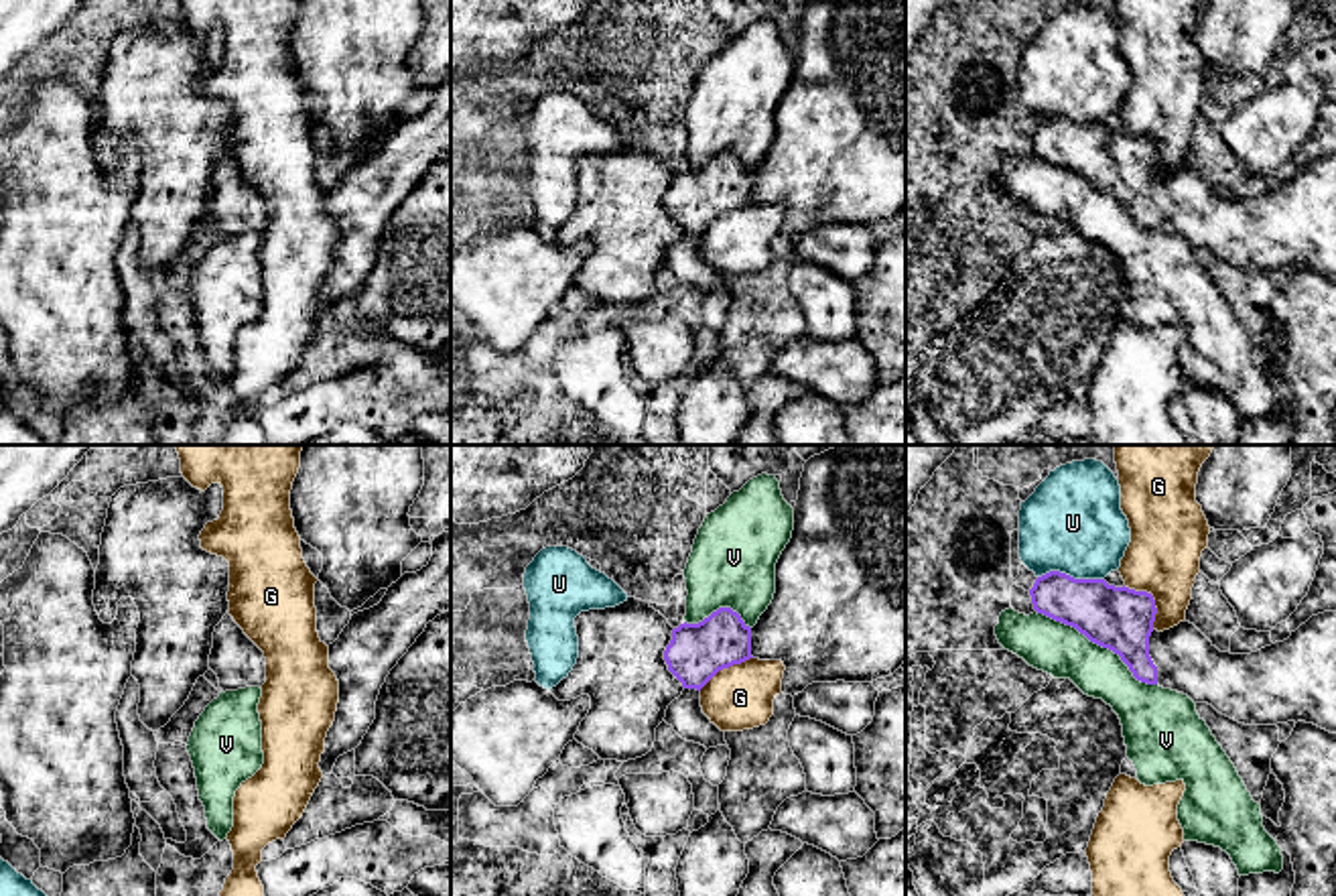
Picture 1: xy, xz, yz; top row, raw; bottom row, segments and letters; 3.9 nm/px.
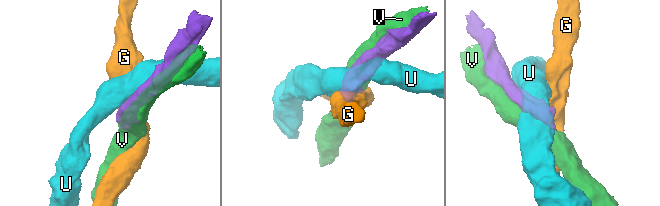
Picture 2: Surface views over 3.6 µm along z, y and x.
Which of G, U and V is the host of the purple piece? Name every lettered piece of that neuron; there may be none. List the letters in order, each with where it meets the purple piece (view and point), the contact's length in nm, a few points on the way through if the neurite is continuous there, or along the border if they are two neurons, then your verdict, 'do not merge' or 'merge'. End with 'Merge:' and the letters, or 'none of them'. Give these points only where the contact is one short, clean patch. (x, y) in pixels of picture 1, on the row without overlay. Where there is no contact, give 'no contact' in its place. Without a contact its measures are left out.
G: yz (1152, 143) | 220 nm | do not merge
U: yz (1069, 120) | 260 nm | do not merge
V: yz (1099, 189) | 550 nm | do not merge
Merge: none of them

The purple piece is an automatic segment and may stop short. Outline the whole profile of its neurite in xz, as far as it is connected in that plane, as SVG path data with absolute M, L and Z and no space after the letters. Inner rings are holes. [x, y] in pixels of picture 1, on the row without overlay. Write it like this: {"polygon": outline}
{"polygon": "M719 152L698 169L680 169L664 195L668 215L684 236L674 244L664 266L686 284L709 293L727 291L721 276L700 252L700 234L723 213L751 201L751 173L731 152Z"}

